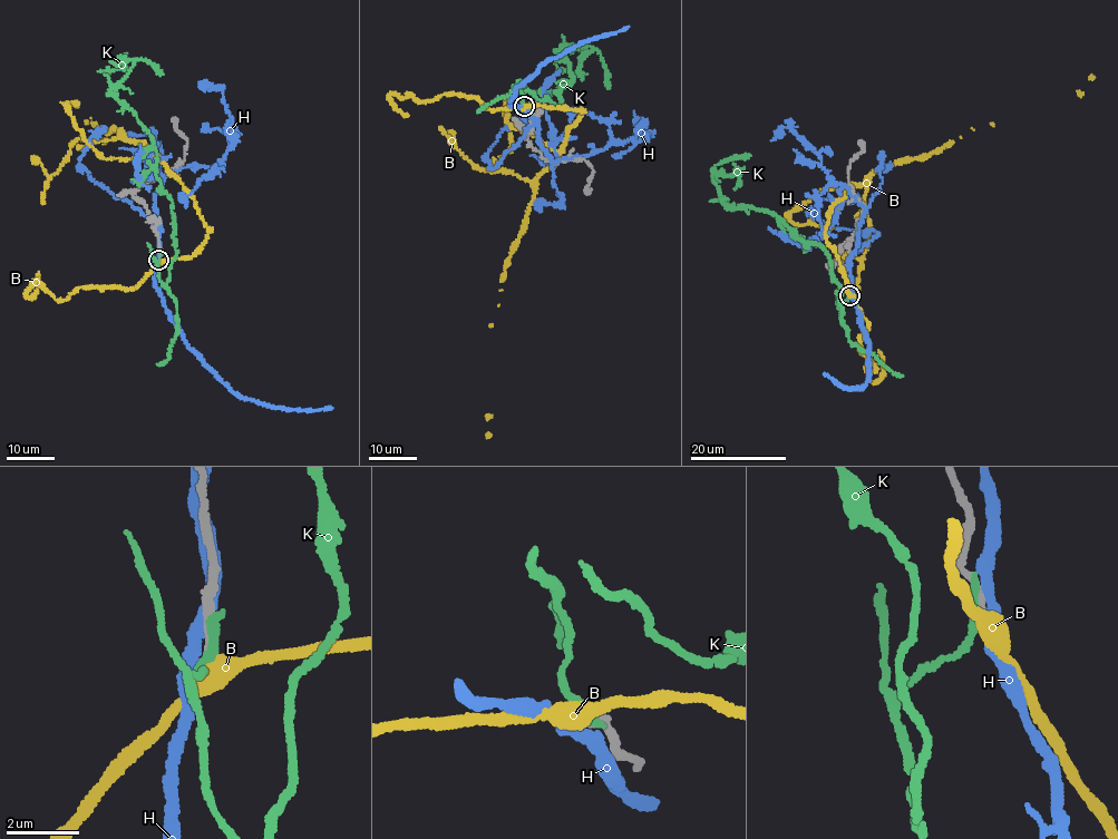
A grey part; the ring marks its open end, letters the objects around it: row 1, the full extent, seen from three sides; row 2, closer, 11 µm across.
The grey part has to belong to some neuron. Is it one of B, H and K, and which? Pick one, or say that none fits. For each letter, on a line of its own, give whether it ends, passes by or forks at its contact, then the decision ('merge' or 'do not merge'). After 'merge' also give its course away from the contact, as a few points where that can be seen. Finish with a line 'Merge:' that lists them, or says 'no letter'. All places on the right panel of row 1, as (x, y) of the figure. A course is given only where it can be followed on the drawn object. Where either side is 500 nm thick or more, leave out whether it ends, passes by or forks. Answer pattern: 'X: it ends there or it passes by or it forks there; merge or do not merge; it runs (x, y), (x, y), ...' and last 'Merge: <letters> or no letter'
B: it passes by; do not merge
H: it passes by; do not merge
K: it ends there; do not merge
Merge: no letter

